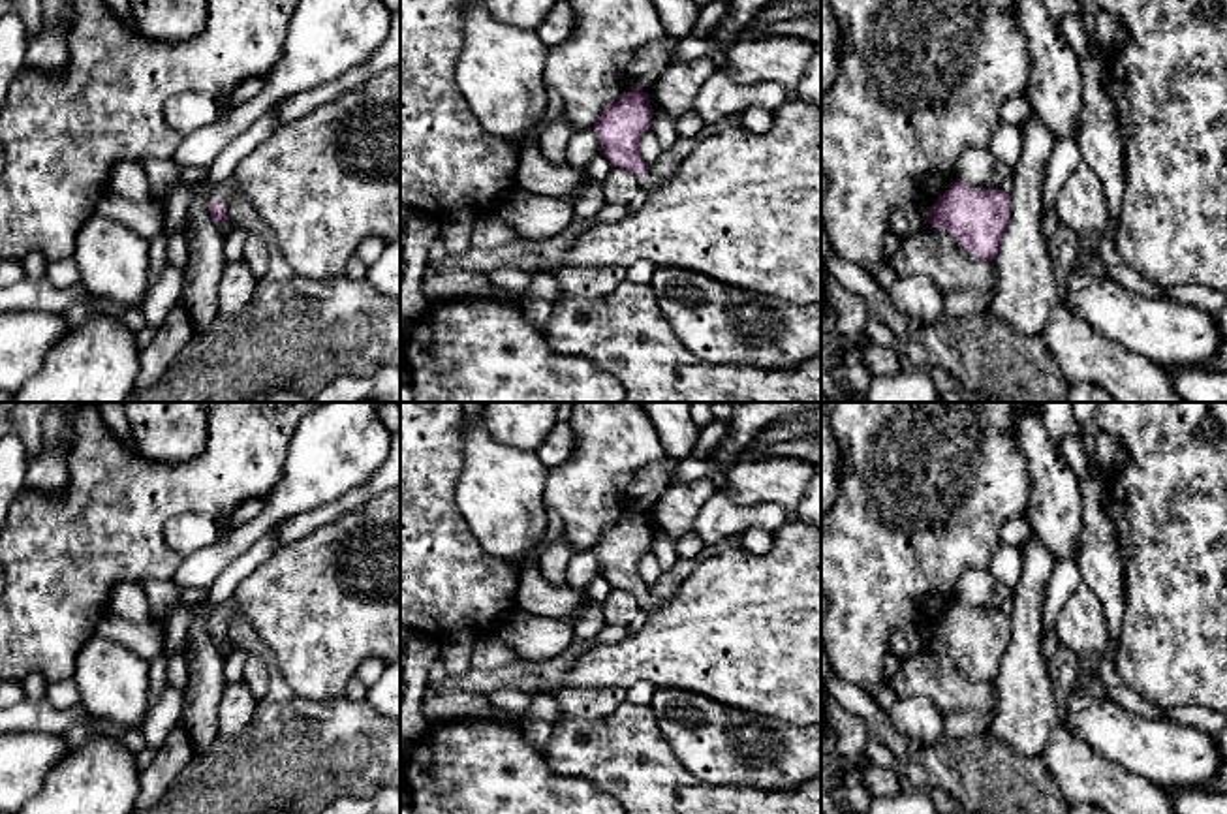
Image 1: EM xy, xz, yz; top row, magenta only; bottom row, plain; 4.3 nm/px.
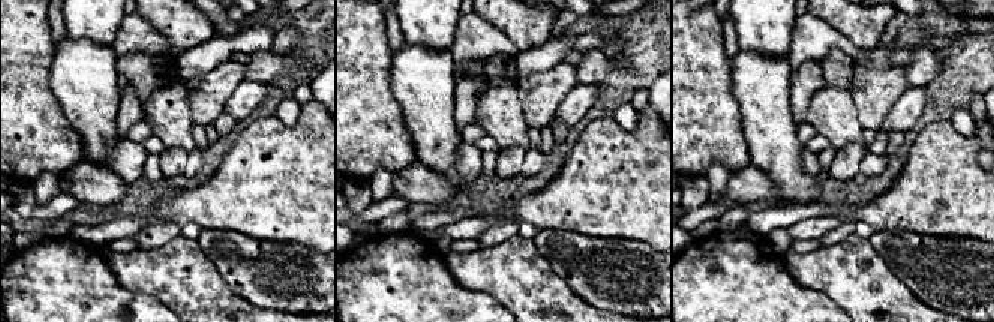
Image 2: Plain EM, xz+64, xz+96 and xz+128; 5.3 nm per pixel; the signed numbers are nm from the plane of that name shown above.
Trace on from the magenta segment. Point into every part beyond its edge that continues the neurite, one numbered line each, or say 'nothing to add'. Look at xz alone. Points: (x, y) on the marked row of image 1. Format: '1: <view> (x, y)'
1: xz (745, 209)

